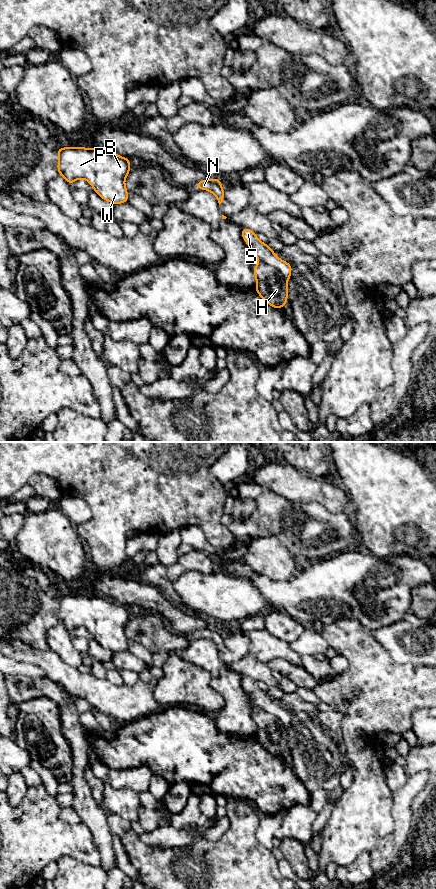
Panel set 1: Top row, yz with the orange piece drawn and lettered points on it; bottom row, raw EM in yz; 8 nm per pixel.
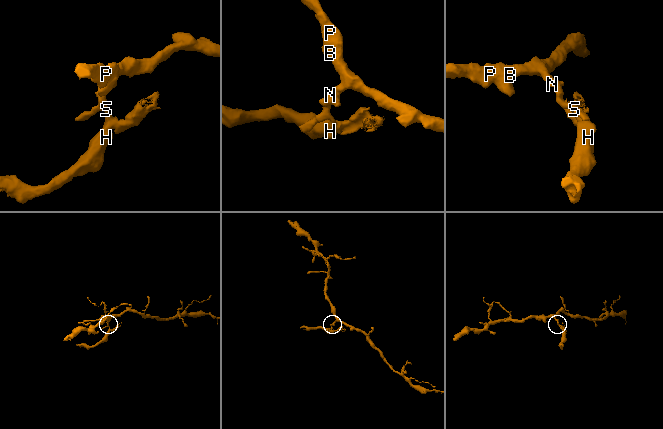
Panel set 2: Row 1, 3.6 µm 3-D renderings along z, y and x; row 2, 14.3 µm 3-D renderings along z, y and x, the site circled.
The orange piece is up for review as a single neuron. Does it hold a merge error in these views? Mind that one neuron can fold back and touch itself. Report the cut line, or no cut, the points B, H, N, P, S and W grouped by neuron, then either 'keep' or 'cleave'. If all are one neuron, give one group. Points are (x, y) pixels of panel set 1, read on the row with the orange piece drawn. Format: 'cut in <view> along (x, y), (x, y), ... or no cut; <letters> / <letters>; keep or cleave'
cut in yz along (260, 259), (273, 266), (286, 281); B N P S W / H; cleave

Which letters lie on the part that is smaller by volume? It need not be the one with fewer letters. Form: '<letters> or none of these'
H

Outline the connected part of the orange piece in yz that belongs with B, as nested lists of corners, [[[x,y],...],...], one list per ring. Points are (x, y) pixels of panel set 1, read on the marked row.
[[[80,146],[74,148],[59,147],[58,155],[57,169],[59,175],[62,175],[71,186],[75,180],[85,179],[102,199],[111,202],[113,205],[128,202],[128,193],[124,181],[130,172],[130,159],[99,146],[93,149]]]

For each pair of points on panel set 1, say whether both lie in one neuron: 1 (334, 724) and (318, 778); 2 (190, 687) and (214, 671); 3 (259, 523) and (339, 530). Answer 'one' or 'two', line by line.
1: one
2: two
3: one

